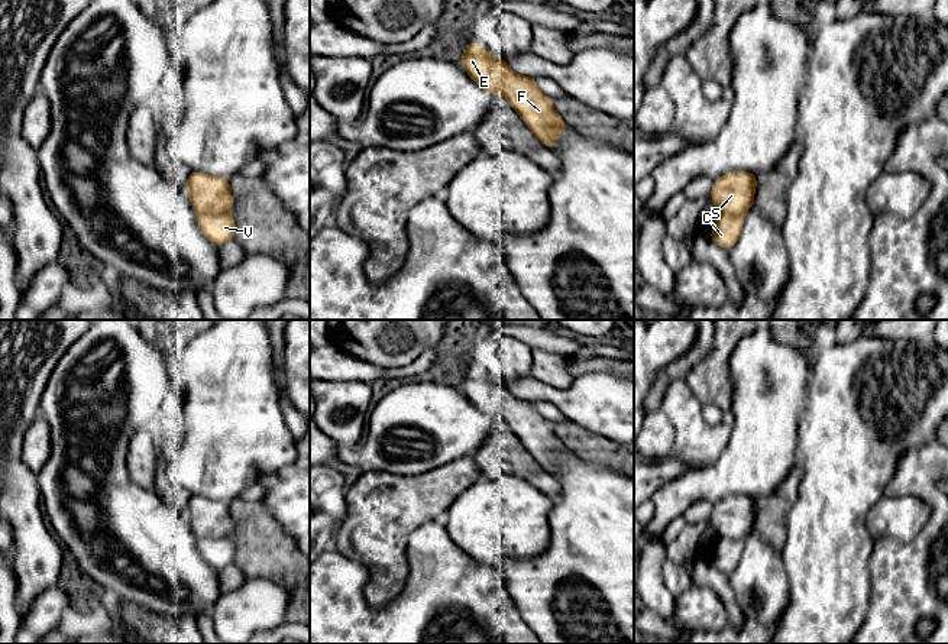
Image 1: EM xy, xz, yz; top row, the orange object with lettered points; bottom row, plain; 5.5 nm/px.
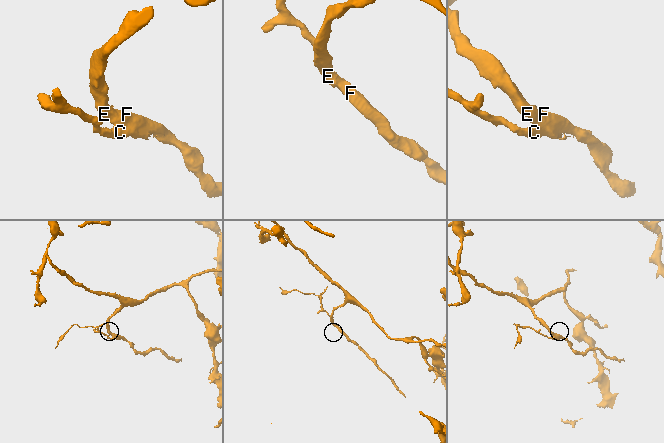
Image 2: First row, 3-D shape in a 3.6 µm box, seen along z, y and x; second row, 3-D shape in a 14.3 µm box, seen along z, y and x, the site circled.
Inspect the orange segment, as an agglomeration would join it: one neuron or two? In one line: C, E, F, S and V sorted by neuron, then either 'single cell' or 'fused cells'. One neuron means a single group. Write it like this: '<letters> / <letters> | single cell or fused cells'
C E F S V | single cell

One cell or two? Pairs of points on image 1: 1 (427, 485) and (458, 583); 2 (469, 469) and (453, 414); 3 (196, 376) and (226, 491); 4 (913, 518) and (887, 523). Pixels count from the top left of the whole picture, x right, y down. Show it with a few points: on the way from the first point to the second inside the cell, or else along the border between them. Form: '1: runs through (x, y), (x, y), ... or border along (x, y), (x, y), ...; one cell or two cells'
1: border along (440, 518), (419, 526), (408, 536); two cells
2: border along (472, 455), (463, 455), (433, 469); two cells
3: runs through (225, 405), (226, 462); one cell
4: runs through (908, 518), (893, 518); one cell

